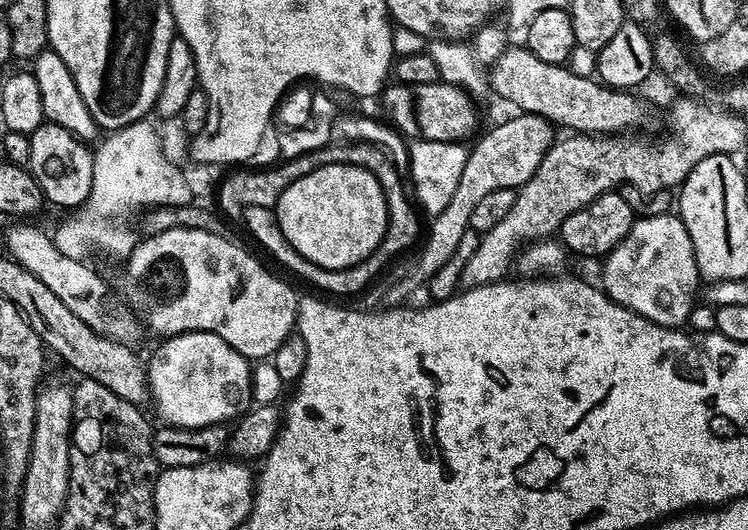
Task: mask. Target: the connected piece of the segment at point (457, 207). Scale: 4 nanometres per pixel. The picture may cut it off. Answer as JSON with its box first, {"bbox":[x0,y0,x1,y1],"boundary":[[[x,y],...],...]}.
{"bbox":[388,114,554,306],"boundary":[[[512,114],[509,120],[504,120],[501,124],[496,124],[476,145],[468,148],[468,157],[466,158],[466,166],[462,166],[462,178],[458,178],[458,190],[454,190],[450,202],[446,202],[446,210],[442,210],[437,216],[431,217],[430,223],[427,225],[426,235],[423,237],[422,245],[424,249],[420,252],[420,257],[416,260],[416,269],[409,274],[405,280],[400,280],[388,292],[388,304],[392,306],[399,305],[419,284],[427,285],[432,279],[432,275],[442,266],[446,266],[446,262],[450,262],[450,254],[454,254],[454,250],[458,250],[458,242],[462,242],[462,234],[469,231],[468,223],[470,222],[470,214],[474,211],[474,206],[478,206],[478,202],[482,198],[486,198],[486,194],[490,194],[490,190],[498,190],[499,188],[515,188],[519,189],[526,182],[530,182],[530,178],[534,174],[534,170],[538,170],[538,166],[542,162],[542,158],[554,143],[554,125],[550,120],[544,120],[541,116],[533,116],[531,114]]]}

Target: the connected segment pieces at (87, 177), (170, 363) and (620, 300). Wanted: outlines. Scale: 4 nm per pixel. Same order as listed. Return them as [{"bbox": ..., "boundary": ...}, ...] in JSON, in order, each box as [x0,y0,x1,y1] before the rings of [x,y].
[{"bbox":[27,123,94,210],"boundary":[[[43,123],[30,133],[30,158],[27,169],[38,182],[40,192],[50,205],[57,204],[63,210],[73,210],[87,201],[90,182],[94,182],[93,149],[70,130],[57,124]]]},{"bbox":[146,332,252,428],"boundary":[[[183,332],[167,337],[161,344],[164,345],[152,357],[147,357],[146,371],[151,403],[156,403],[156,412],[165,425],[173,428],[227,425],[228,420],[235,421],[245,411],[252,396],[250,362],[222,342],[218,334]]]},{"bbox":[602,215,702,330],"boundary":[[[679,215],[633,219],[630,234],[626,234],[626,238],[622,238],[622,242],[618,242],[618,246],[614,246],[614,250],[603,257],[602,264],[602,290],[616,304],[637,312],[642,318],[663,328],[680,330],[687,325],[702,277],[694,258],[690,234],[686,234],[686,226]]]}]

